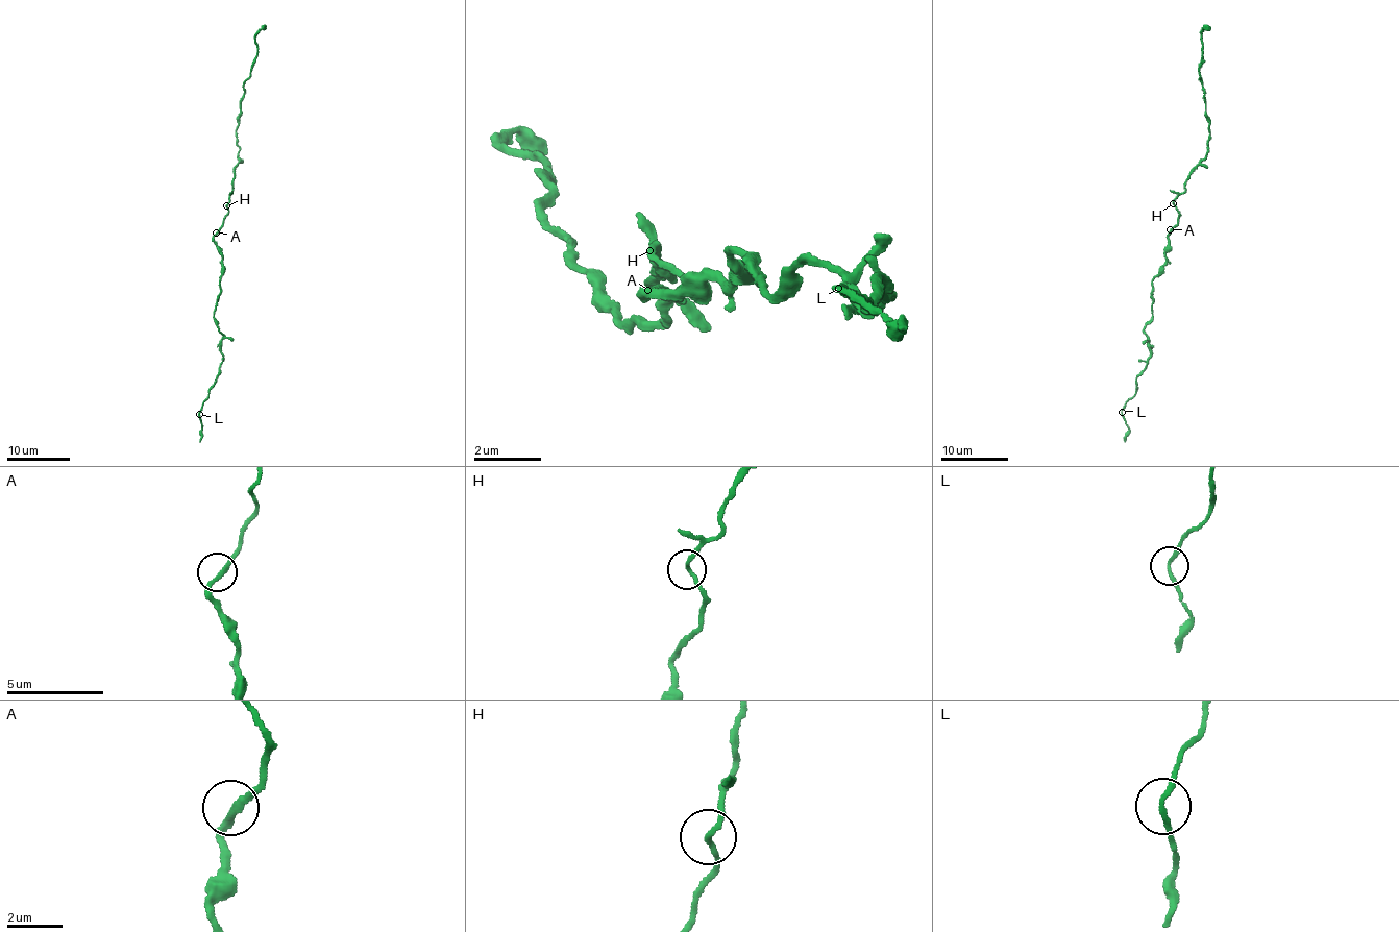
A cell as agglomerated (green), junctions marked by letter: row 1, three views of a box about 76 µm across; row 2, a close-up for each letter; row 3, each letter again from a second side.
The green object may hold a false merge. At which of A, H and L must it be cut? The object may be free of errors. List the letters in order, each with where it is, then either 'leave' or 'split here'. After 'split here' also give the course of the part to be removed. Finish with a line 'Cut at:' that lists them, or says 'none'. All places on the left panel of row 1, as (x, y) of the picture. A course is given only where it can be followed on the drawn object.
A: at (216, 232); leave
H: at (226, 205); leave
L: at (199, 414); leave
Cut at: none

